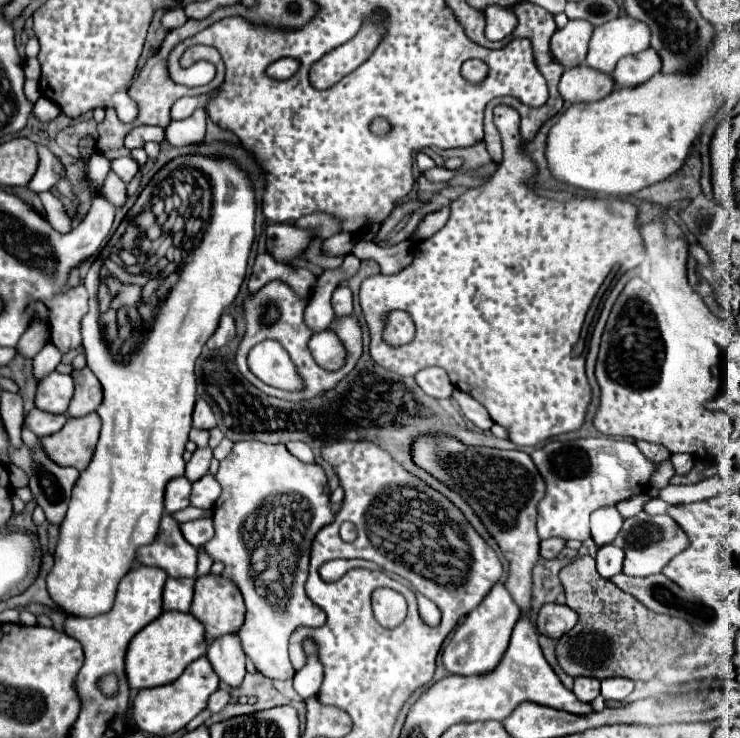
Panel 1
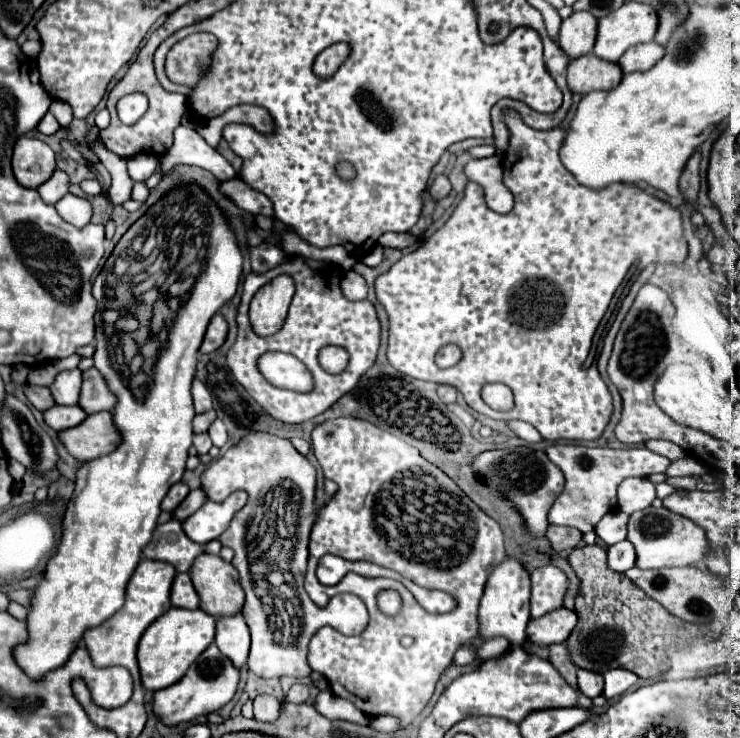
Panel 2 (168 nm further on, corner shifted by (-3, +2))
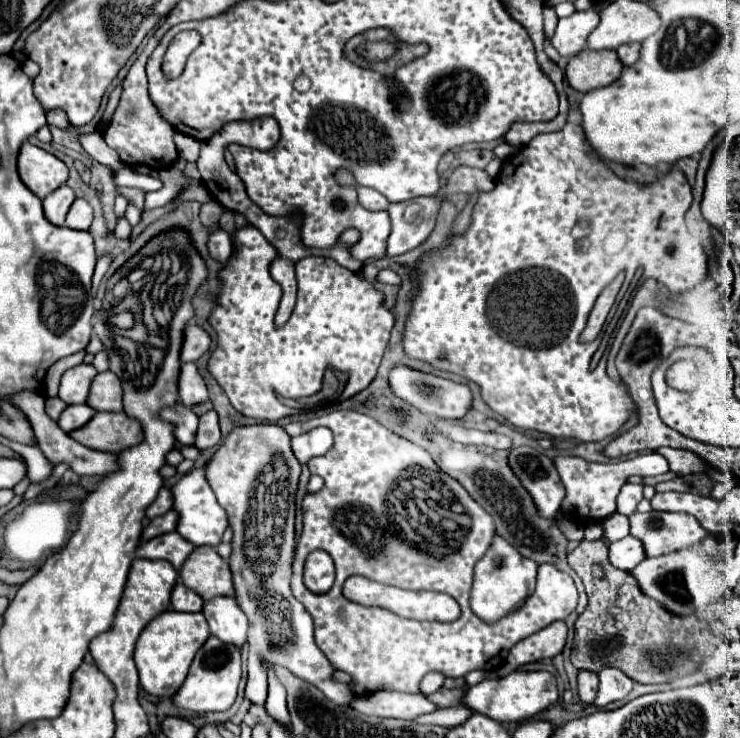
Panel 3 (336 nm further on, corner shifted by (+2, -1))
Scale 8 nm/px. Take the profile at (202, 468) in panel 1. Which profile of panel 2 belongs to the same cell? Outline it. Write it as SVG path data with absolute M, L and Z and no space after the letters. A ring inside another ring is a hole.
M197 434L197 436L193 436L193 446L197 448L197 454L203 456L203 454L207 454L211 450L213 444L211 444L209 434Z

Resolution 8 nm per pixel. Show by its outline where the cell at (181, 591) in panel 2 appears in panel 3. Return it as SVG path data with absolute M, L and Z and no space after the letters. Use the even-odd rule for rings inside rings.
M176 583L174 591L172 591L172 609L174 611L188 611L188 613L198 613L202 611L204 599L200 599L198 593L194 593L192 589L188 589L182 583Z

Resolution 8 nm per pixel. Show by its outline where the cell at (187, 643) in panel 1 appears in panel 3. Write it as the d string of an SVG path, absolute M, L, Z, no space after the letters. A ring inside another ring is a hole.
M168 609L154 621L150 621L148 627L140 633L134 651L142 689L156 697L172 697L182 687L192 659L196 651L204 645L208 635L208 623L202 613L178 613Z

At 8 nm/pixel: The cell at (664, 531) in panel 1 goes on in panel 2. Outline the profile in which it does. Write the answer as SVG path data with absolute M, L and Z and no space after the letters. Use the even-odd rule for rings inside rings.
M645 508L645 510L639 510L635 514L629 516L629 534L627 534L627 540L635 546L635 552L637 552L637 562L635 566L637 568L665 568L665 566L689 566L691 562L699 562L705 552L709 550L709 544L707 544L707 538L705 538L705 532L691 520L679 516L679 514L673 514L671 510L667 508Z

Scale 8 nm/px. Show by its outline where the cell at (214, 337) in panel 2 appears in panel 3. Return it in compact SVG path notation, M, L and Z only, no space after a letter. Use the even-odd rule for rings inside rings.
M188 323L184 327L184 345L182 345L182 353L180 353L180 361L198 361L210 347L210 337L204 329L200 329L198 325Z

